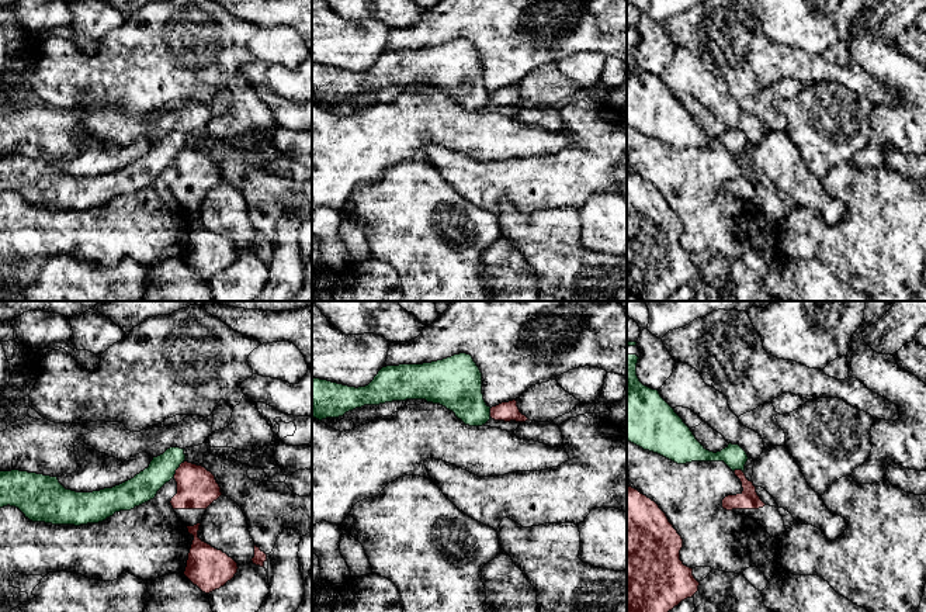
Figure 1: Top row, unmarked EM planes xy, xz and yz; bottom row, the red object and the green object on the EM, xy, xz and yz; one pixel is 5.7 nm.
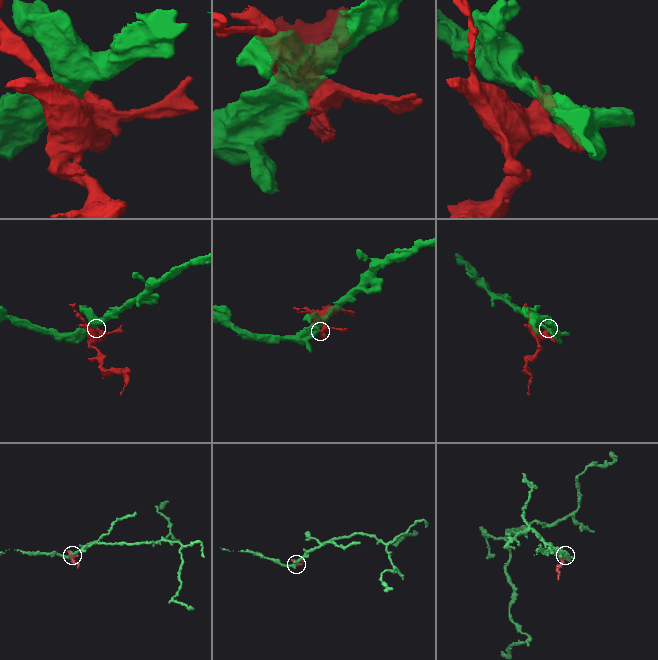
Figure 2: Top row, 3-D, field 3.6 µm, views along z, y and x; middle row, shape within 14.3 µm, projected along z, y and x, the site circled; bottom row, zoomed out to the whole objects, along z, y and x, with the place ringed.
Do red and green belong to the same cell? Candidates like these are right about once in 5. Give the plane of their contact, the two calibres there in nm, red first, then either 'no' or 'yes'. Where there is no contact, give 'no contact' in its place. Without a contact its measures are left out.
contact in xy; calibres 240 and 160 nm; no

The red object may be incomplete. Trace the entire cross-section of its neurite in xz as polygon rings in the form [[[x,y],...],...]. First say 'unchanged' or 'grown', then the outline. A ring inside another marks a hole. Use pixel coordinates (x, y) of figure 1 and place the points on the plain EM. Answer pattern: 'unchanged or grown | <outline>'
unchanged | [[[517,86],[502,87],[496,91],[490,93],[490,103],[495,106],[516,106],[516,107],[526,107],[530,106],[526,100],[523,100],[517,91]]]

